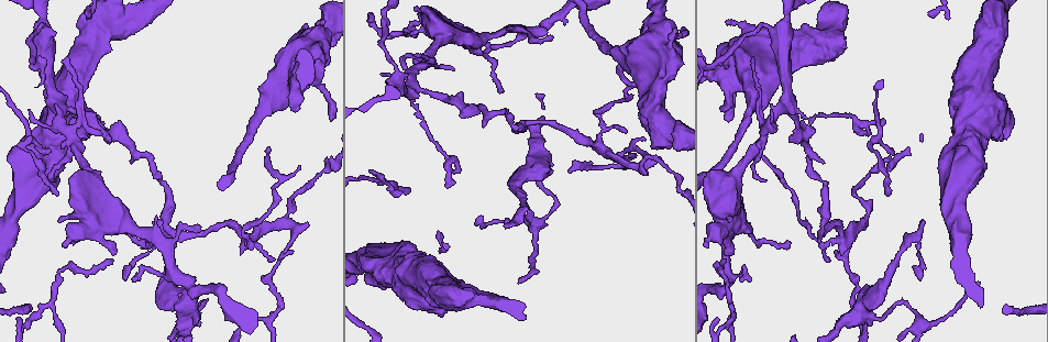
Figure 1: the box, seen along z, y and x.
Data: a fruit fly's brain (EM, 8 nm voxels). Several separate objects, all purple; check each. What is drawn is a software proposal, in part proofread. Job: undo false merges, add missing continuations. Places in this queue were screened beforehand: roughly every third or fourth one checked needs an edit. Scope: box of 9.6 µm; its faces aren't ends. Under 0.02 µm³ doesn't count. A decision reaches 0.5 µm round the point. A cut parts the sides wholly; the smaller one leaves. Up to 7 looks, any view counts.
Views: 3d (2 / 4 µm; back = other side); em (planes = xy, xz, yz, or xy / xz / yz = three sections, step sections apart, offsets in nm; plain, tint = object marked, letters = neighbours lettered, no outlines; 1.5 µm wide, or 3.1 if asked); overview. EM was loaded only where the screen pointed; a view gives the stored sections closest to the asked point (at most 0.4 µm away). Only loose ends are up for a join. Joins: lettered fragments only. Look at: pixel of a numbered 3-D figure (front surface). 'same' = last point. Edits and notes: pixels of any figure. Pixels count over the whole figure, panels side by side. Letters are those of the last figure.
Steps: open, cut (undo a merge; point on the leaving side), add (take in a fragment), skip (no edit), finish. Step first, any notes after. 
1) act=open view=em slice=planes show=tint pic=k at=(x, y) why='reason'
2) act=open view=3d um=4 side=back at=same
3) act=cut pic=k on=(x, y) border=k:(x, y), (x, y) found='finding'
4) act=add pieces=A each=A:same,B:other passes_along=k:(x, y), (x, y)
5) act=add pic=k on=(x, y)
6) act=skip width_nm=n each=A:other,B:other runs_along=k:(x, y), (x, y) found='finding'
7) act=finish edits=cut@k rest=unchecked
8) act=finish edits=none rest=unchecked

act=open view=em slice=yz step=4 show=letters pic=1 at=(57, 196) why='free end'

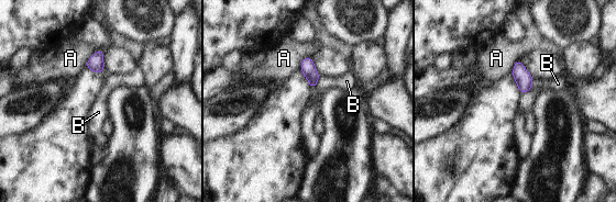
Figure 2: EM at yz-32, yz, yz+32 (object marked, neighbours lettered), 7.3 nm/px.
act=skip longest_contact=A:180nm each=A:other,B:other border=2:(101, 48), (91, 55), (86, 67) found='no lettered fragment goes on from it'

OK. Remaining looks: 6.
act=open view=3d um=2 pic=1 at=(923, 222) why='free end'

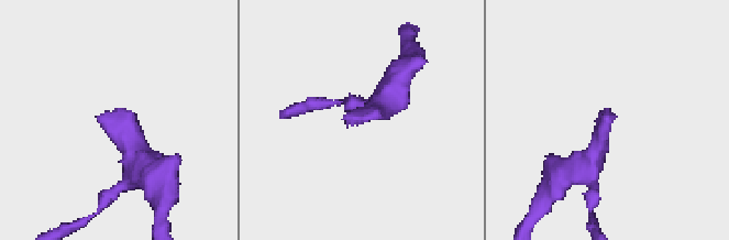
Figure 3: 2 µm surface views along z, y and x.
act=open view=em slice=xy step=4 show=letters pic=3 at=(615, 116) why='shape alone is not enough'

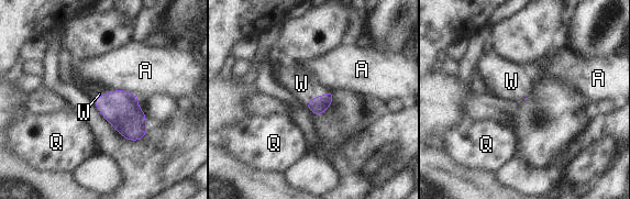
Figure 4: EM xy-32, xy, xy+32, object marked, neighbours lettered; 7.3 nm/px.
act=add pieces=W longest_contact=W:200nm each=A:other,Q:other,W:same found='the neuron continues'

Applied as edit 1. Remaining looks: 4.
act=open view=overview

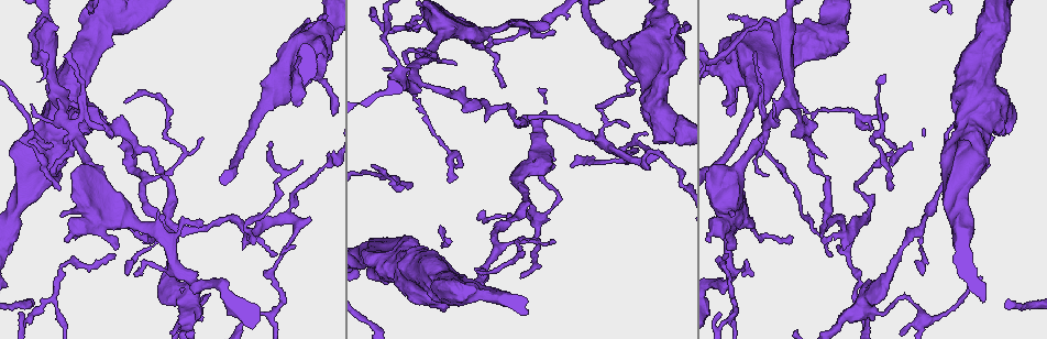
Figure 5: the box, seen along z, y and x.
act=open view=3d um=2 pic=5 at=(57, 175) why='branch stops here'

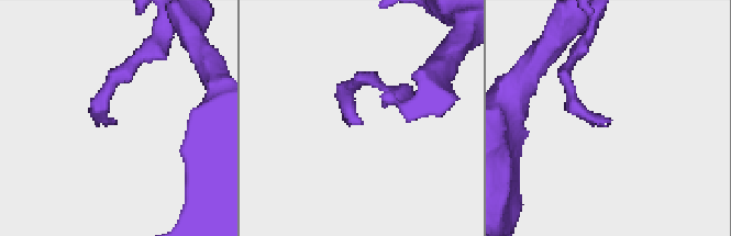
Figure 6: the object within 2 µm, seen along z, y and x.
act=open view=em slice=yz step=8 show=plain pic=6 at=(607, 122)

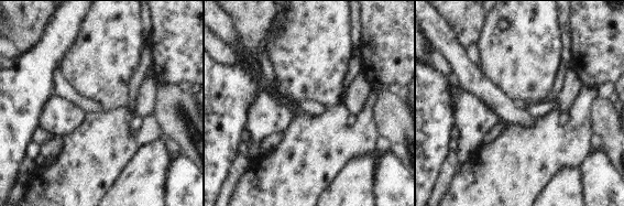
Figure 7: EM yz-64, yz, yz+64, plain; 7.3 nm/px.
act=open view=em slice=yz step=8 show=letters at=same why='what lies round it'

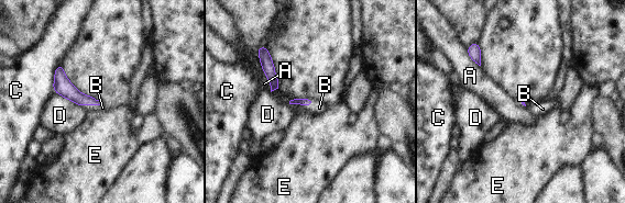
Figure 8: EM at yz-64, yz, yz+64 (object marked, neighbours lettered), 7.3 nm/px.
act=add pieces=B longest_contact=D:240nm each=A:other,B:same,C:other,D:other,E:other passes_along=8:(64, 87), (92, 104), (102, 108) found='the neuron continues'

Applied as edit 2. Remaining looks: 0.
act=finish edits=add@4,add@8 rest=unchecked

